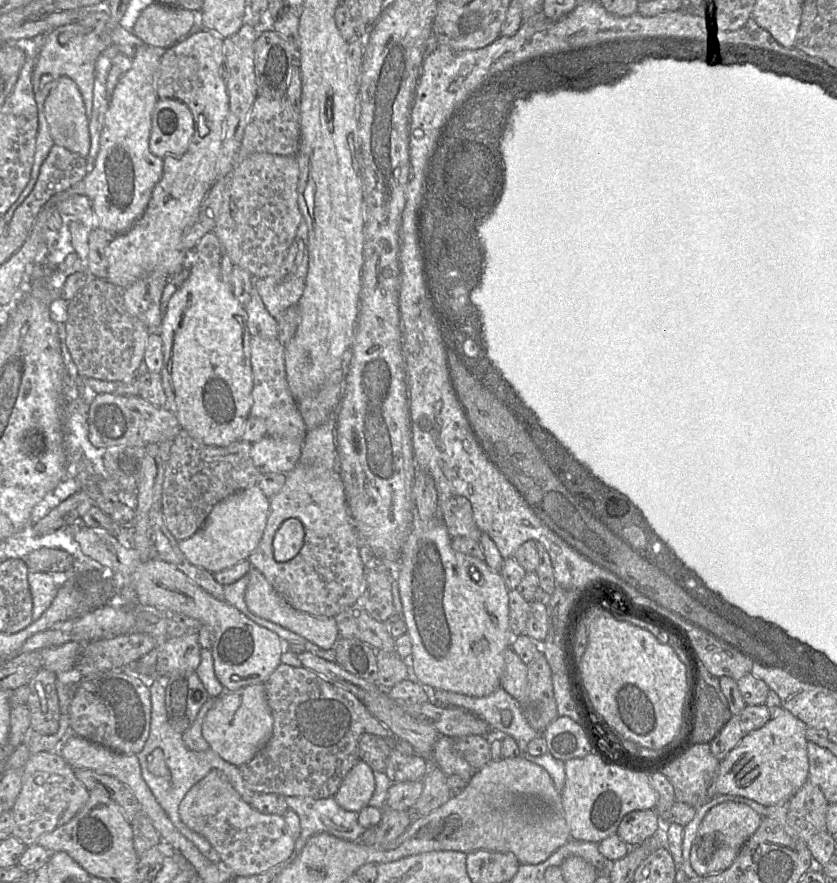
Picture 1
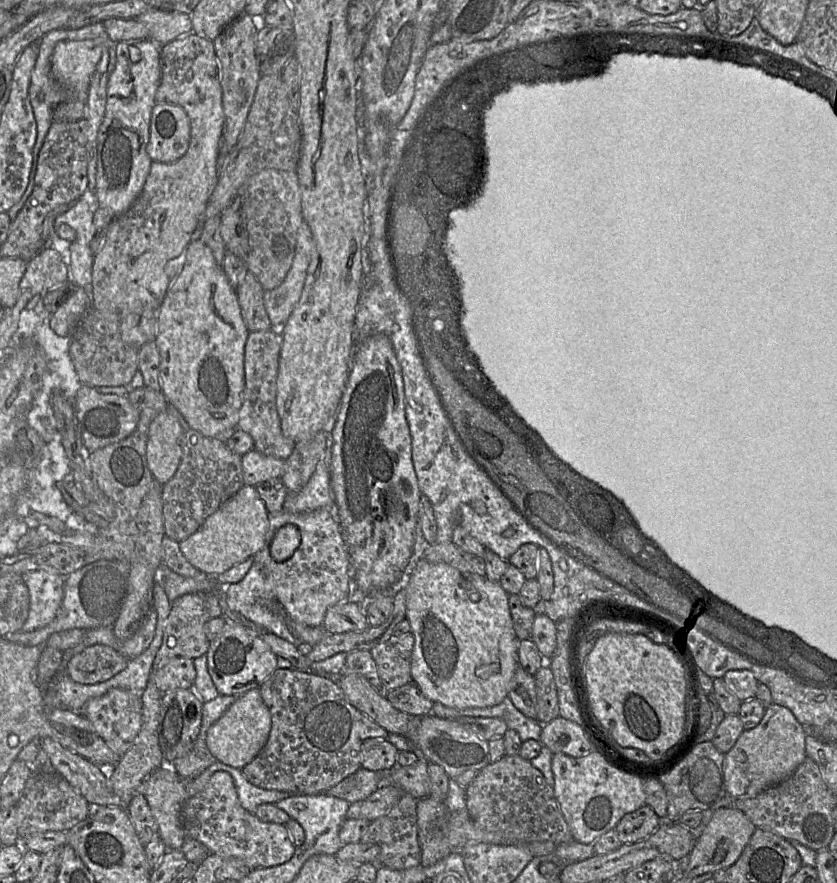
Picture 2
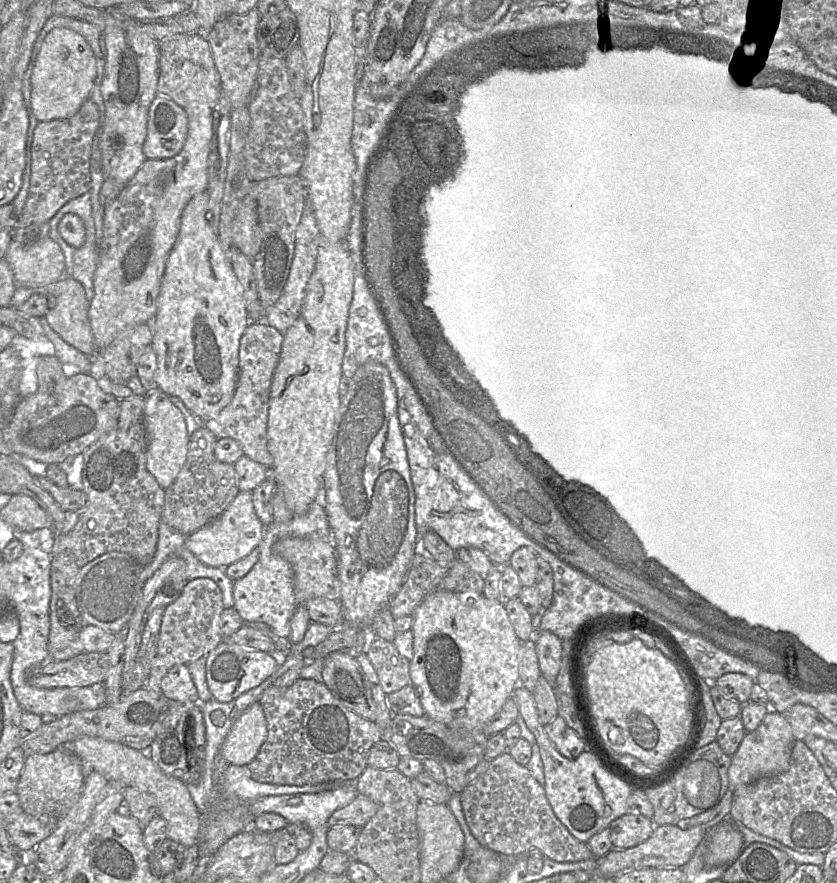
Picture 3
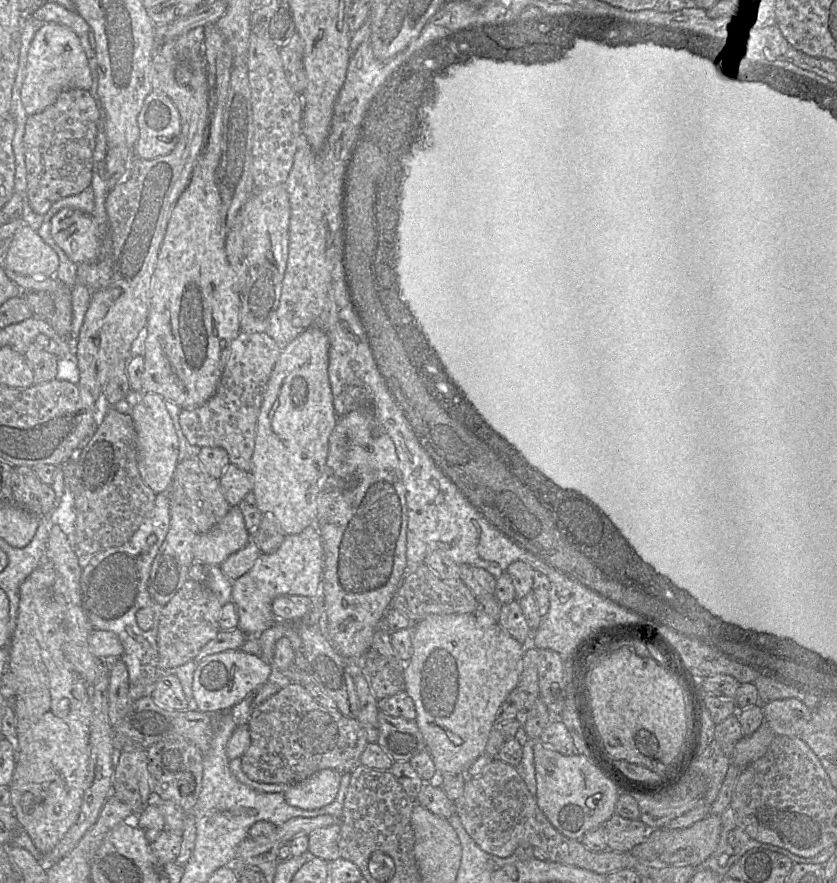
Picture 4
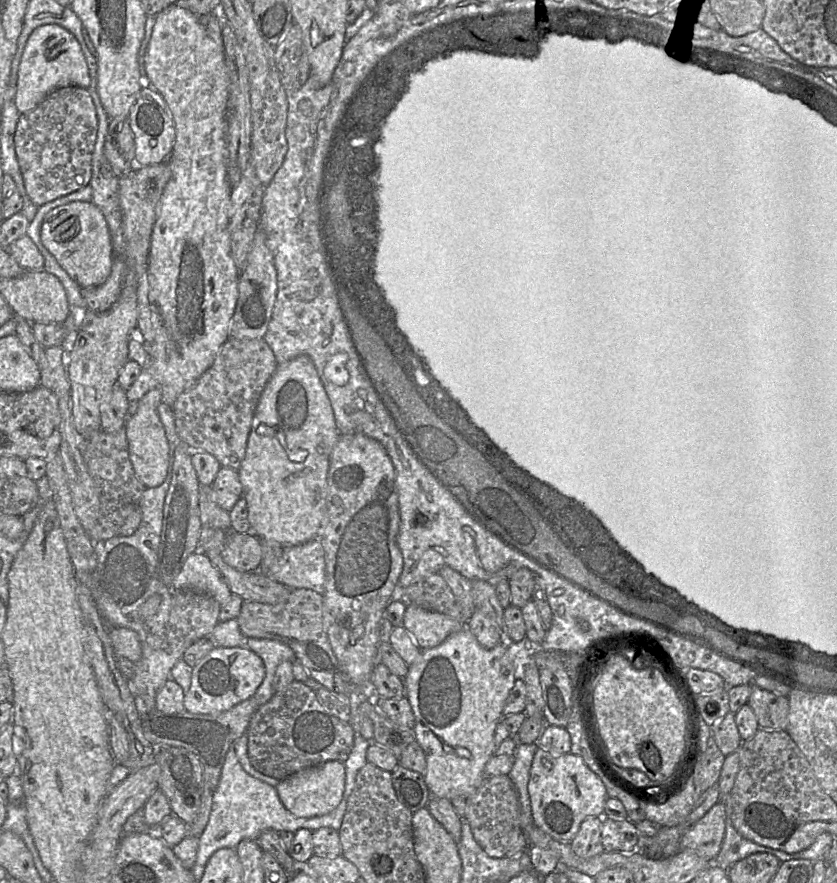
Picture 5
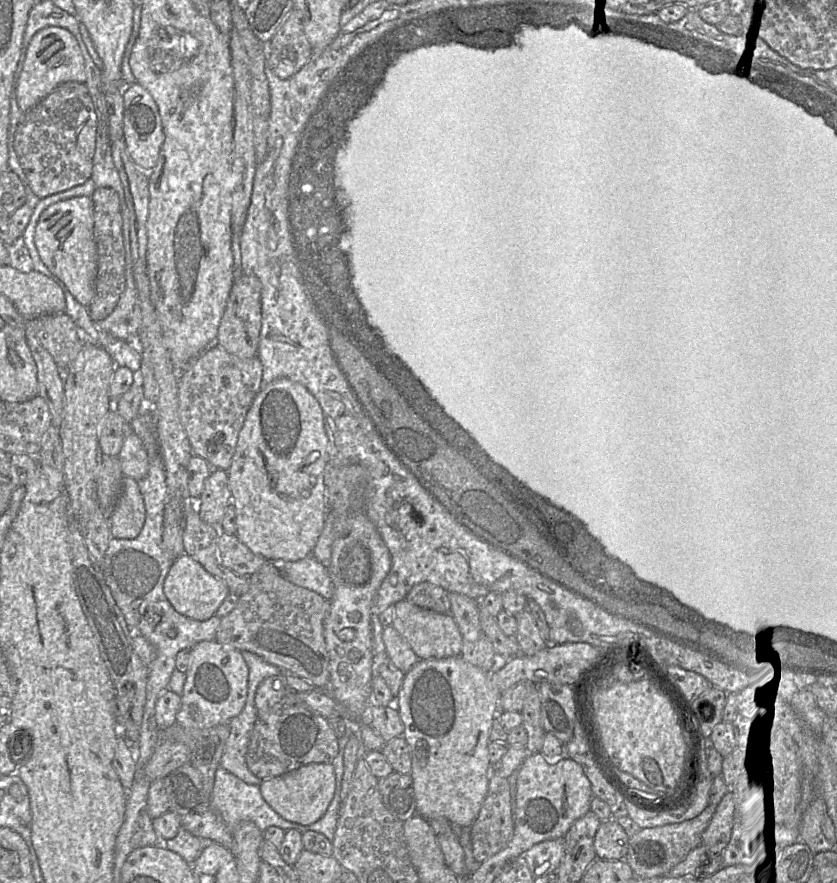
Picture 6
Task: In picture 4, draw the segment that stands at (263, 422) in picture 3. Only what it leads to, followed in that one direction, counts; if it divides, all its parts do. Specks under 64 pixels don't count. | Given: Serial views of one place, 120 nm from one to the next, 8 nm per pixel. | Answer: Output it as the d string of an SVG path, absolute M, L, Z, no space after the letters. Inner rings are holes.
M240 332L231 343L229 358L215 394L202 406L182 409L179 414L181 430L190 445L198 448L221 447L227 451L231 464L250 472L263 394L280 352L266 332Z

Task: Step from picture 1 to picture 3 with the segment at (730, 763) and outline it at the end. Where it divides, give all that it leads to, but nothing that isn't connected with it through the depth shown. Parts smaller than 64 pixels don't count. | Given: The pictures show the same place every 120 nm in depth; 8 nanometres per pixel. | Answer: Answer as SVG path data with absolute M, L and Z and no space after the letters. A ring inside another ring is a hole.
M770 709L760 725L745 734L737 751L732 755L728 770L730 788L741 787L761 777L786 771L790 765L794 741L791 725L785 715Z

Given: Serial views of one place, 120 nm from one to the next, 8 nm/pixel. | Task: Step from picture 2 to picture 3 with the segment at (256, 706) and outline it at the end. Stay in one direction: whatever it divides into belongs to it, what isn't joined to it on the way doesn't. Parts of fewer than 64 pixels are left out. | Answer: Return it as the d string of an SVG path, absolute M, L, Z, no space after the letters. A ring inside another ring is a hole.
M259 702L250 705L234 722L221 746L221 755L229 763L247 766L267 737L267 722Z

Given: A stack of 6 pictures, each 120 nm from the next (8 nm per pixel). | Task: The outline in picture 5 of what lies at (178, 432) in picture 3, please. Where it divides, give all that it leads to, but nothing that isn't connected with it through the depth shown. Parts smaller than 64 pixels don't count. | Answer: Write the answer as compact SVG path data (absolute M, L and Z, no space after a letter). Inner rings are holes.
M159 388L148 391L140 399L137 412L132 417L129 417L125 424L129 457L133 470L138 480L146 488L154 488L161 485L166 479L169 468L170 447L165 428L157 412L161 398L162 395Z

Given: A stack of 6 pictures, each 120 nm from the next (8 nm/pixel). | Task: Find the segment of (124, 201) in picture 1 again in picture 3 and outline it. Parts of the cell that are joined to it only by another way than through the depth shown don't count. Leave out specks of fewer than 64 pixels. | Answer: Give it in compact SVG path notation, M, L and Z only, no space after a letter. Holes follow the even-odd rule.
M109 19L104 29L101 30L106 46L105 71L101 84L105 106L104 128L100 137L102 164L105 177L116 181L123 187L147 160L142 147L147 135L149 106L158 94L160 42L135 26L132 20L117 22Z

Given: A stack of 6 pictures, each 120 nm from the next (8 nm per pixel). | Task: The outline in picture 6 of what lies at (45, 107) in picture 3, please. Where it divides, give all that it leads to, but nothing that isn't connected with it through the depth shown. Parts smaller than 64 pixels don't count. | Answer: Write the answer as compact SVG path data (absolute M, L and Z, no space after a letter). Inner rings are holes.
M49 26L31 39L16 83L16 98L23 113L30 111L57 86L65 82L85 83L85 63L75 37L65 28Z

